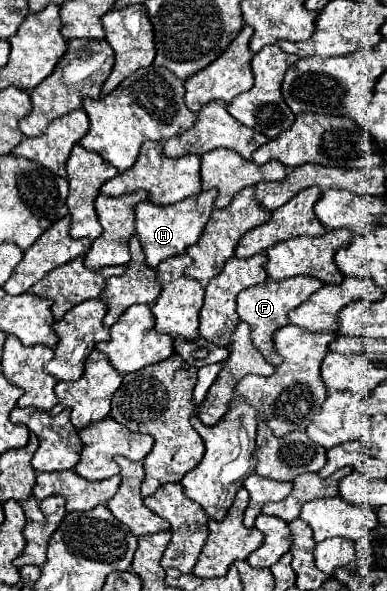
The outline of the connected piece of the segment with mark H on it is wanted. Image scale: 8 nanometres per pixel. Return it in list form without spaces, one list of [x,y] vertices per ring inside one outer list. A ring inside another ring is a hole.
[[[209,190],[209,192],[197,194],[195,198],[191,196],[191,198],[185,198],[177,204],[169,204],[169,206],[157,206],[151,200],[139,202],[135,206],[135,230],[137,230],[137,238],[143,246],[147,266],[155,268],[161,260],[175,256],[175,254],[183,254],[189,246],[199,242],[205,222],[211,218],[215,198],[217,198],[217,190]]]

